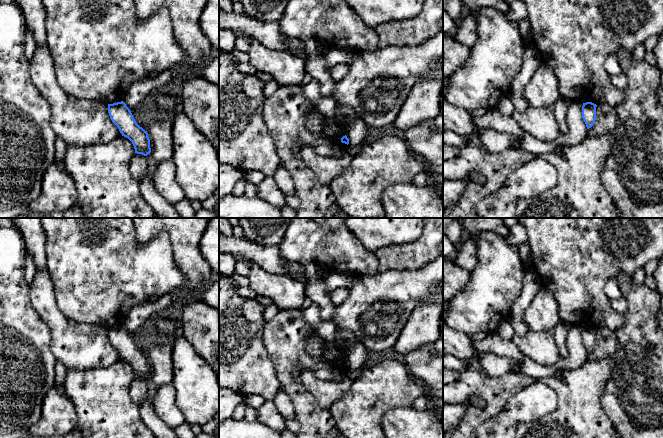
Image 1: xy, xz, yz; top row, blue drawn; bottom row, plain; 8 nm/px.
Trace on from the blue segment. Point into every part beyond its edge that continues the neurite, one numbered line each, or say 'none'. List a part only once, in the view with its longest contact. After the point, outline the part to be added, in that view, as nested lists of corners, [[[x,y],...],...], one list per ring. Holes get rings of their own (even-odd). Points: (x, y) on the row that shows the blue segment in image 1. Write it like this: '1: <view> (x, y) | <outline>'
none

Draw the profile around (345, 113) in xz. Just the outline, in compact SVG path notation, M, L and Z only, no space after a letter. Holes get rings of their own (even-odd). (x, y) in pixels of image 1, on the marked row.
M338 106L336 108L336 118L339 120L344 120L347 123L351 123L359 119L357 113L347 106Z

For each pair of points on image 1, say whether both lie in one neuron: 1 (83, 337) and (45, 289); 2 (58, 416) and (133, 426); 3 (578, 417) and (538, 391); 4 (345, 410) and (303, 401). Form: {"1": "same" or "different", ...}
{"1": "same", "2": "different", "3": "different", "4": "different"}

